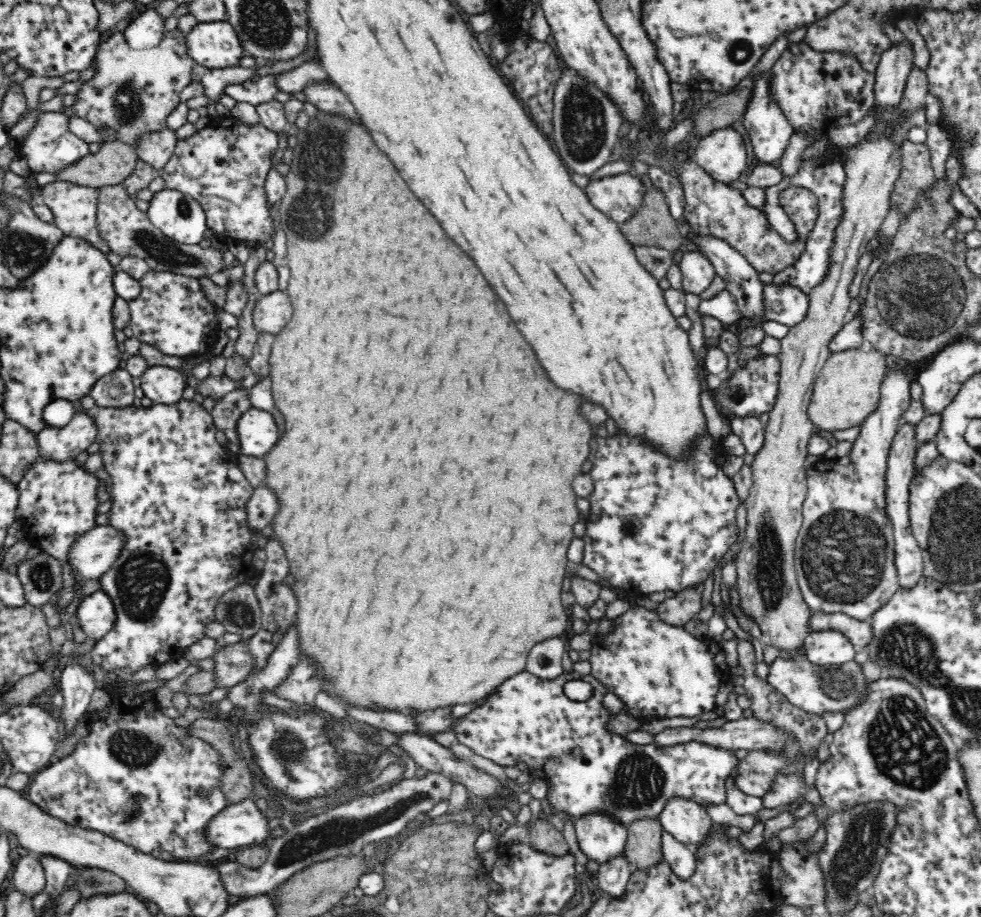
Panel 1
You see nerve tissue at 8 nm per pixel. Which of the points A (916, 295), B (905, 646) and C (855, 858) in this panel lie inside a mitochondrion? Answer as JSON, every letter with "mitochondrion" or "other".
{"A":"mitochondrion","B":"mitochondrion","C":"mitochondrion"}

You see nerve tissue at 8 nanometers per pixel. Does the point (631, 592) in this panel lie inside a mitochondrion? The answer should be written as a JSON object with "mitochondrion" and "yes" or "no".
{"mitochondrion":"no"}

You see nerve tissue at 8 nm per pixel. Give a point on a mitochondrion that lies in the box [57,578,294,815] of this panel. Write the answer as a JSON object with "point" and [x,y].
{"point":[135,749]}

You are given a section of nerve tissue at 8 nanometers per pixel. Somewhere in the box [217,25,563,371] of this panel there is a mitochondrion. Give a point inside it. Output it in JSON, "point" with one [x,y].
{"point":[321,157]}

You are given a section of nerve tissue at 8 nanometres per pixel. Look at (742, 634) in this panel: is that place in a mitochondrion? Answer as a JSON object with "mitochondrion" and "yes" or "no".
{"mitochondrion":"no"}

